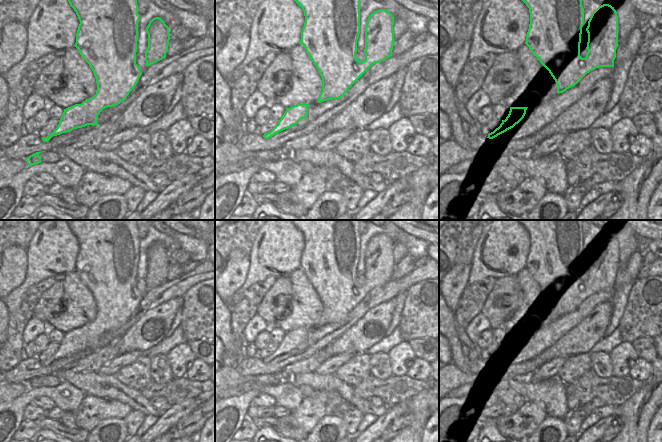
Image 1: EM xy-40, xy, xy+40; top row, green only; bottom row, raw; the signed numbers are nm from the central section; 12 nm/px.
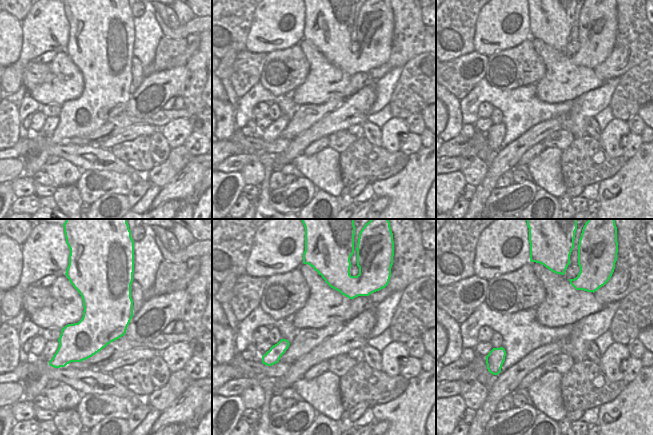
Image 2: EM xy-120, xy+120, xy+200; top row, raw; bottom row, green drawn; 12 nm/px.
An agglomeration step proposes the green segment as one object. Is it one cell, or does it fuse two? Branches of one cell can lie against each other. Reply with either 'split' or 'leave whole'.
leave whole

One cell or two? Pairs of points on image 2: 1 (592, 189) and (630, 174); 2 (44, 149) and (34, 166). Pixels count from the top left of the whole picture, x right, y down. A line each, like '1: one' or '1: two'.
1: two
2: one

